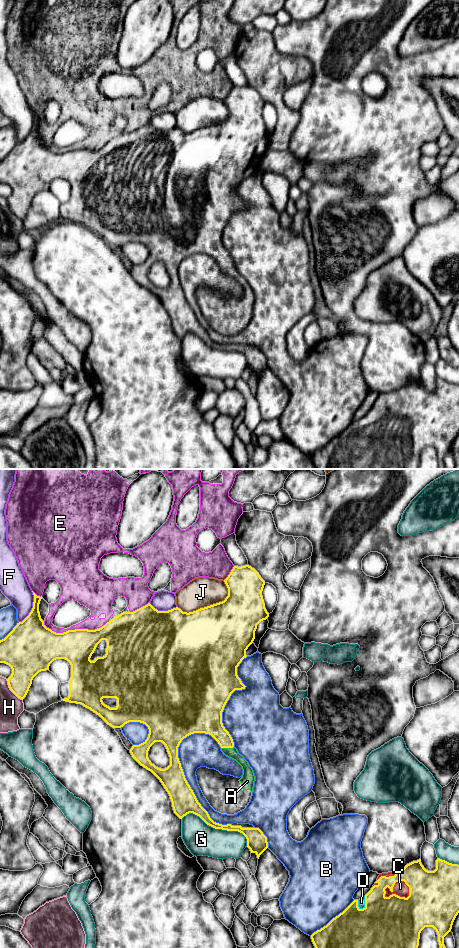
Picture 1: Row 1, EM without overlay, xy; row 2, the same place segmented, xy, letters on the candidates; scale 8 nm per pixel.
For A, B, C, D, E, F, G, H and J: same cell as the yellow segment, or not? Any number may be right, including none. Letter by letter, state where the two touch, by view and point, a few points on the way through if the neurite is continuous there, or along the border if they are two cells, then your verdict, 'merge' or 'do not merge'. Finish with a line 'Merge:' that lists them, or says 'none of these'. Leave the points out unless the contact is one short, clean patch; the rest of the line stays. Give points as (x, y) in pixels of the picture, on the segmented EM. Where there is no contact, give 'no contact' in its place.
A: meets yellow in xy at (227, 747); merge
B: meets yellow in xy at (188, 784); do not merge
C: meets yellow in xy at (400, 897); merge
D: meets yellow in xy at (365, 904); runs through xy (386, 922), (365, 904), (361, 902); merge
E: meets yellow in xy at (69, 630); do not merge
F: meets yellow in xy at (32, 608); do not merge
G: meets yellow in xy at (217, 828); do not merge
H: meets yellow in xy at (11, 690); do not merge
J: meets yellow in xy at (207, 606); do not merge
Merge: A, C, D

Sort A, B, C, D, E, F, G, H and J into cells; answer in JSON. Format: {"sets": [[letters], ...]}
{"sets": [["A", "C", "D"], ["B", "F", "J"], ["E"], ["G"], ["H"]]}

